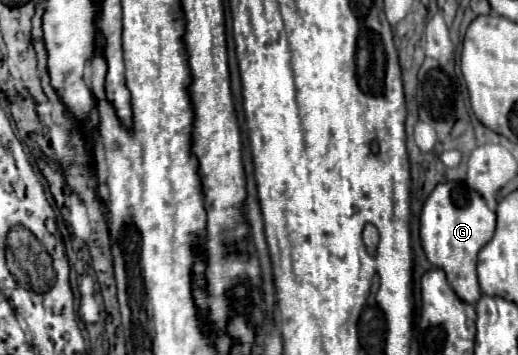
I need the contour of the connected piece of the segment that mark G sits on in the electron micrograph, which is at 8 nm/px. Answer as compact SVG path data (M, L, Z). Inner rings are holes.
M443 182L429 194L421 210L421 244L427 260L445 270L451 288L467 304L475 304L481 298L477 282L477 254L491 240L495 232L495 212L491 212L485 200L463 182Z

